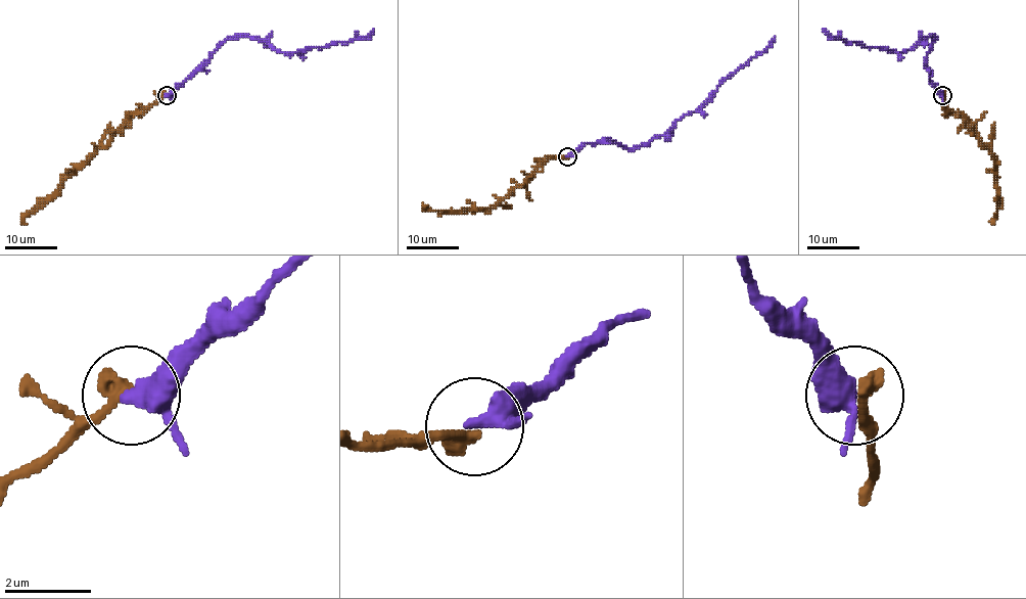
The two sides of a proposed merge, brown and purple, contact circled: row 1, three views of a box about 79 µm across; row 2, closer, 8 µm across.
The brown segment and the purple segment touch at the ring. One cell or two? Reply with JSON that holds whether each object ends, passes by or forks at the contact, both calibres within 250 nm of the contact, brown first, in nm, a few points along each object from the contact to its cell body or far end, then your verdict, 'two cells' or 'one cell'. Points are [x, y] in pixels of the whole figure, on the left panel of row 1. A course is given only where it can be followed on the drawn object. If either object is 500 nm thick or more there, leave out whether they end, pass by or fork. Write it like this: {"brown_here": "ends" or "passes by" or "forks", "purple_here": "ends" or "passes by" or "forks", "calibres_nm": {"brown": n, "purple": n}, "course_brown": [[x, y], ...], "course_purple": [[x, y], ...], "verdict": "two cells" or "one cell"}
{"brown_here": "ends", "purple_here": "passes by", "calibres_nm": {"brown": 320, "purple": 380}, "course_brown": [[167, 94], [137, 111], [105, 146], [100, 146], [25, 216], [22, 221], [26, 223]], "course_purple": [[167, 94], [199, 68], [227, 40], [245, 36], [262, 38], [280, 51], [296, 53], [366, 37], [374, 30]], "verdict": "one cell"}

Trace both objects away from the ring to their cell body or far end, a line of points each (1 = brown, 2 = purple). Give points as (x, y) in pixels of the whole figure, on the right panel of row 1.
1: (943, 94), (944, 106), (964, 119), (995, 158), (997, 216), (992, 223)
2: (943, 94), (930, 82), (926, 61), (935, 40), (931, 36), (896, 53), (832, 37), (823, 30)

